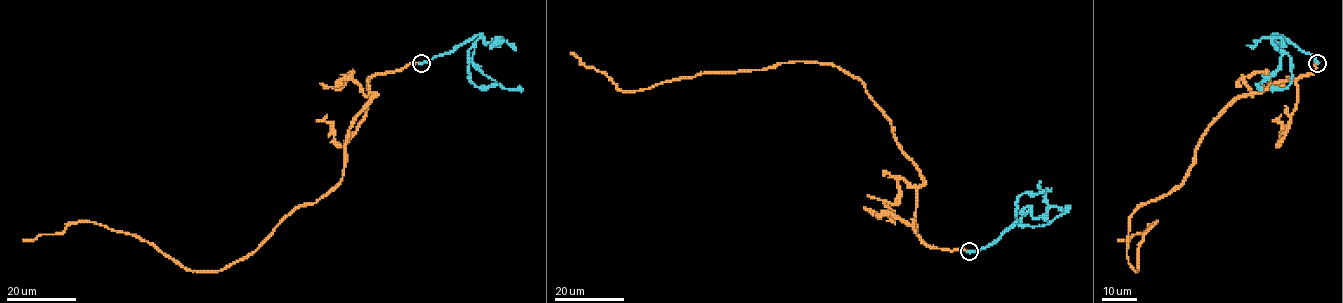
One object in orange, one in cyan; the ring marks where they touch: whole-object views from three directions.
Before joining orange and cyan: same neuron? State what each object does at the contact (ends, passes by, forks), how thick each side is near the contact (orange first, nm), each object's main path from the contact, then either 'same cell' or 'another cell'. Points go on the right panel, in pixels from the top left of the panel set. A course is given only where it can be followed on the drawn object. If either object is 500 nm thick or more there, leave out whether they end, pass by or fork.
300/600 nm | orange via (1316, 63), (1238, 97), (1186, 178), (1139, 207), (1127, 251), (1136, 270), (1156, 221), (1118, 240) | cyan via (1317, 63), (1310, 53), (1274, 34), (1272, 38), (1289, 57), (1292, 74), (1285, 89), (1270, 86) | another cell

